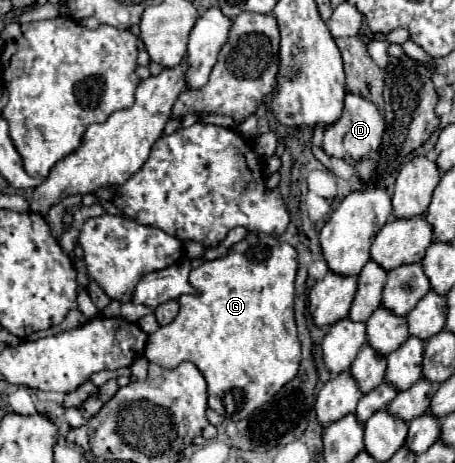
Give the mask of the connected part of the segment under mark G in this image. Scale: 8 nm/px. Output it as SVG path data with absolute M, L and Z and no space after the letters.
M249 233L243 241L235 243L227 257L225 259L215 259L215 261L207 261L203 263L201 267L193 269L191 275L189 275L189 281L195 289L199 289L199 295L181 295L179 297L179 315L165 327L159 327L157 333L151 333L149 337L149 345L145 347L145 357L155 363L155 365L161 365L165 369L173 369L177 367L177 363L183 363L183 361L191 361L193 365L197 365L197 369L203 373L207 385L209 385L209 407L213 411L217 411L221 417L225 419L231 419L231 421L241 421L245 417L249 417L255 409L263 407L269 399L273 399L275 393L281 391L281 387L285 383L289 383L297 371L299 371L299 361L301 361L301 343L299 343L299 337L297 337L297 325L295 325L295 317L293 317L293 301L295 301L295 275L297 275L297 251L289 245L289 243L283 243L275 237L267 237L263 233Z

